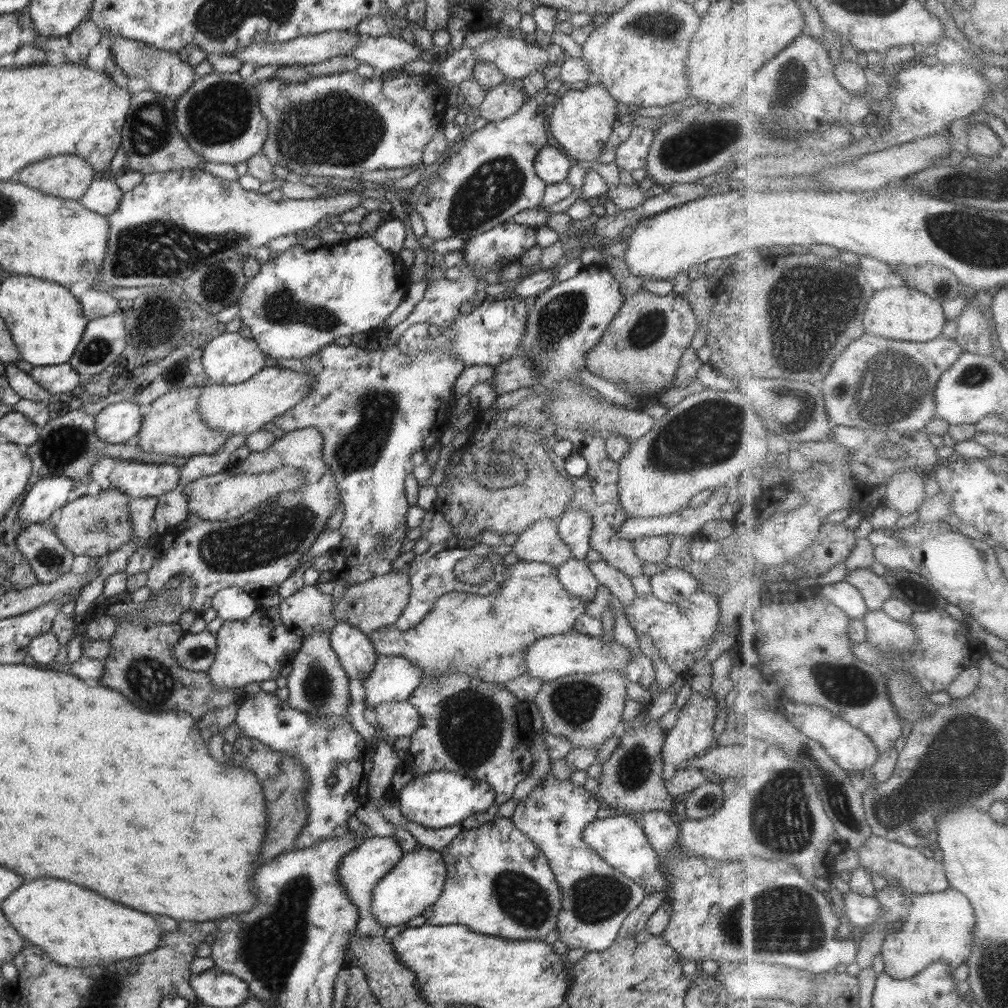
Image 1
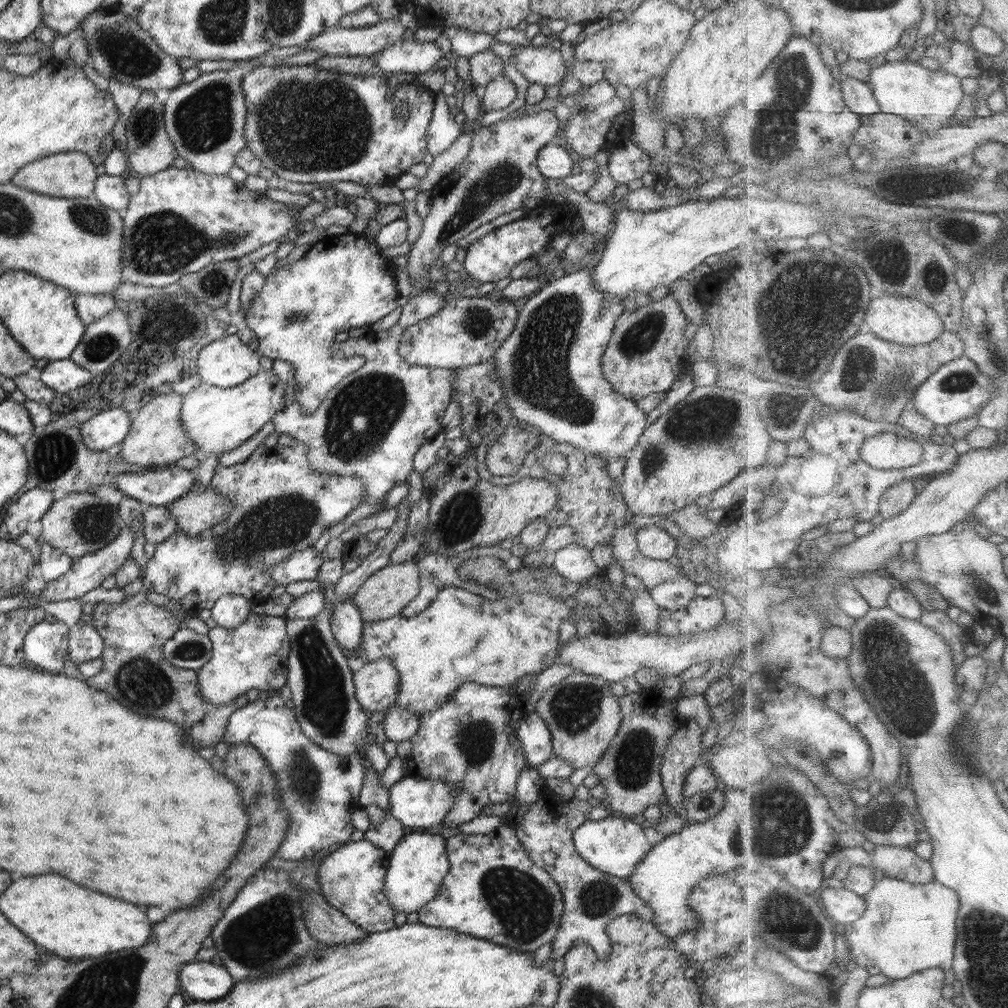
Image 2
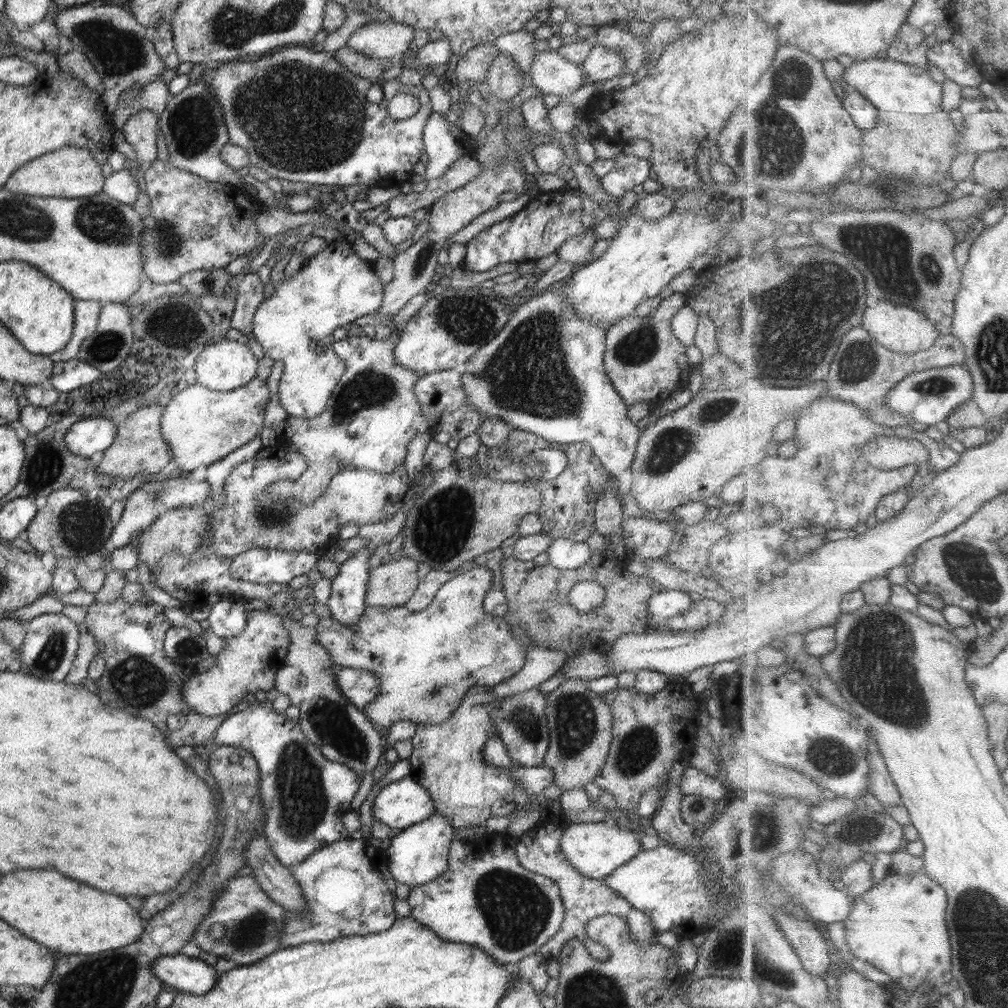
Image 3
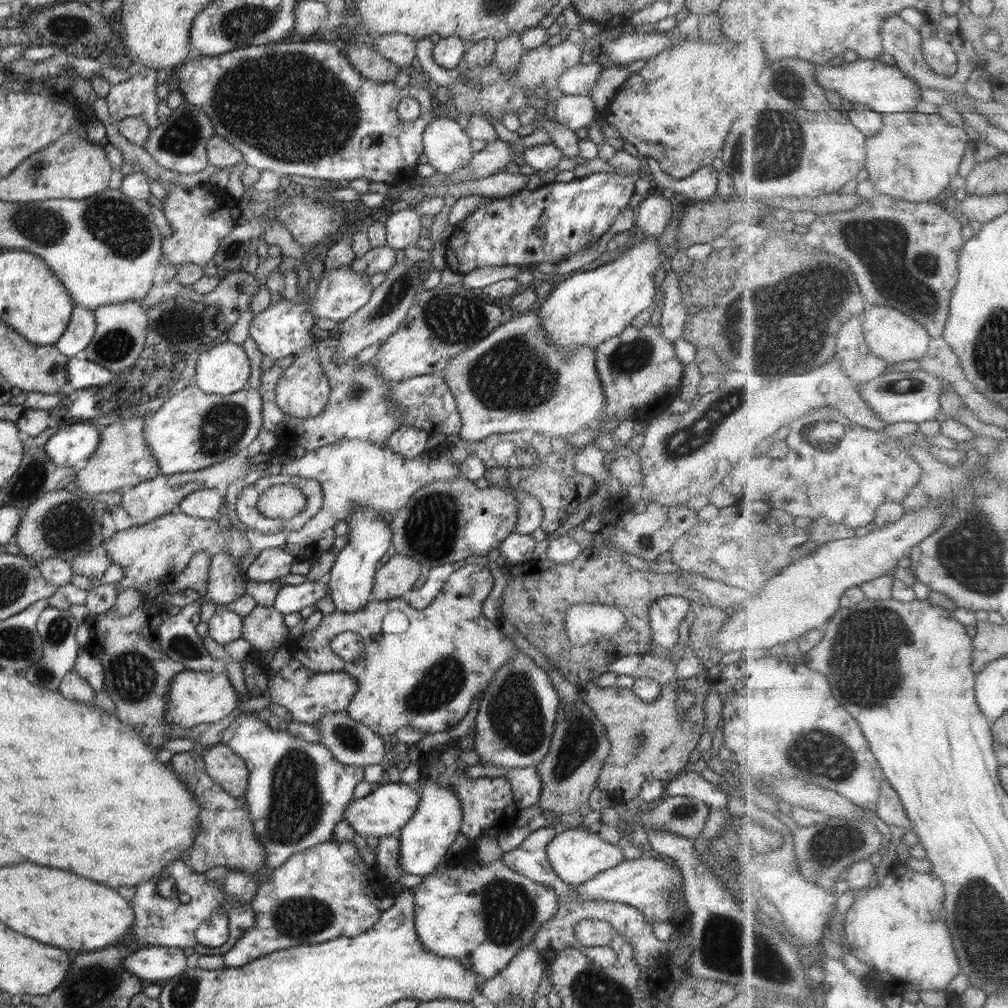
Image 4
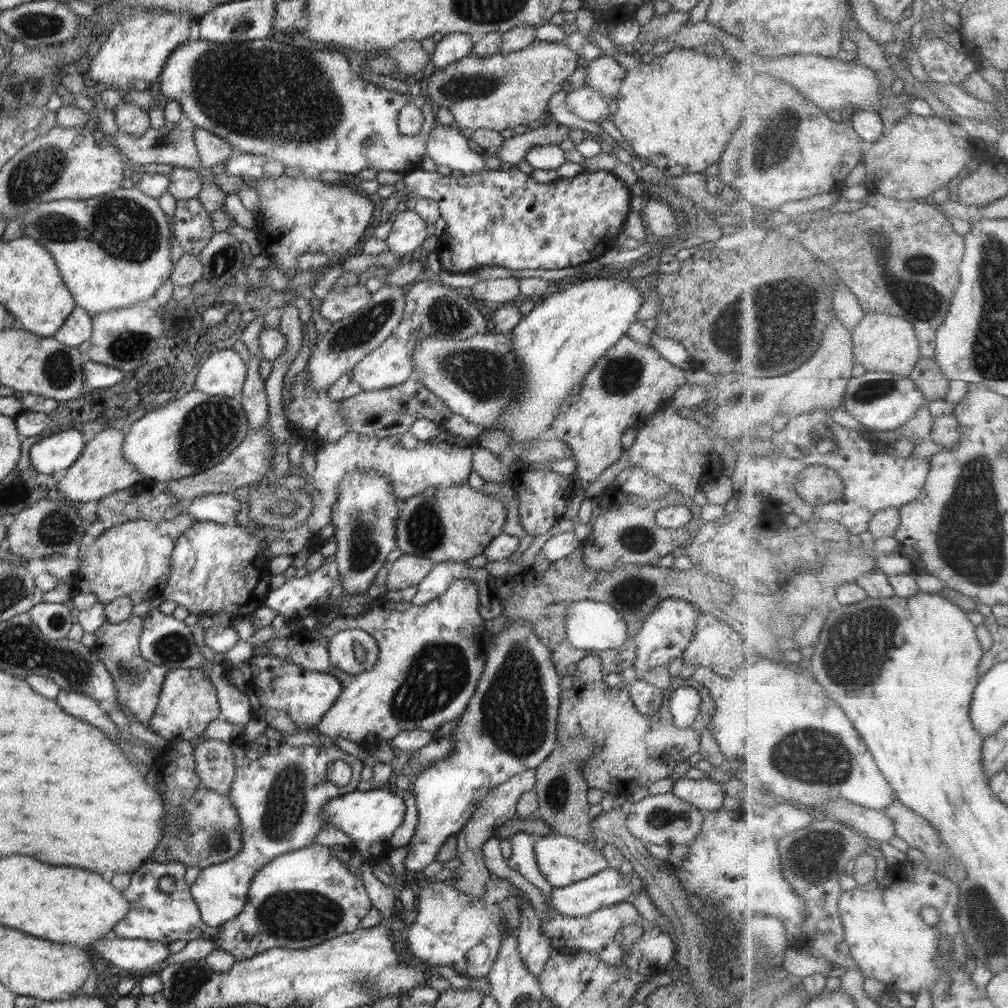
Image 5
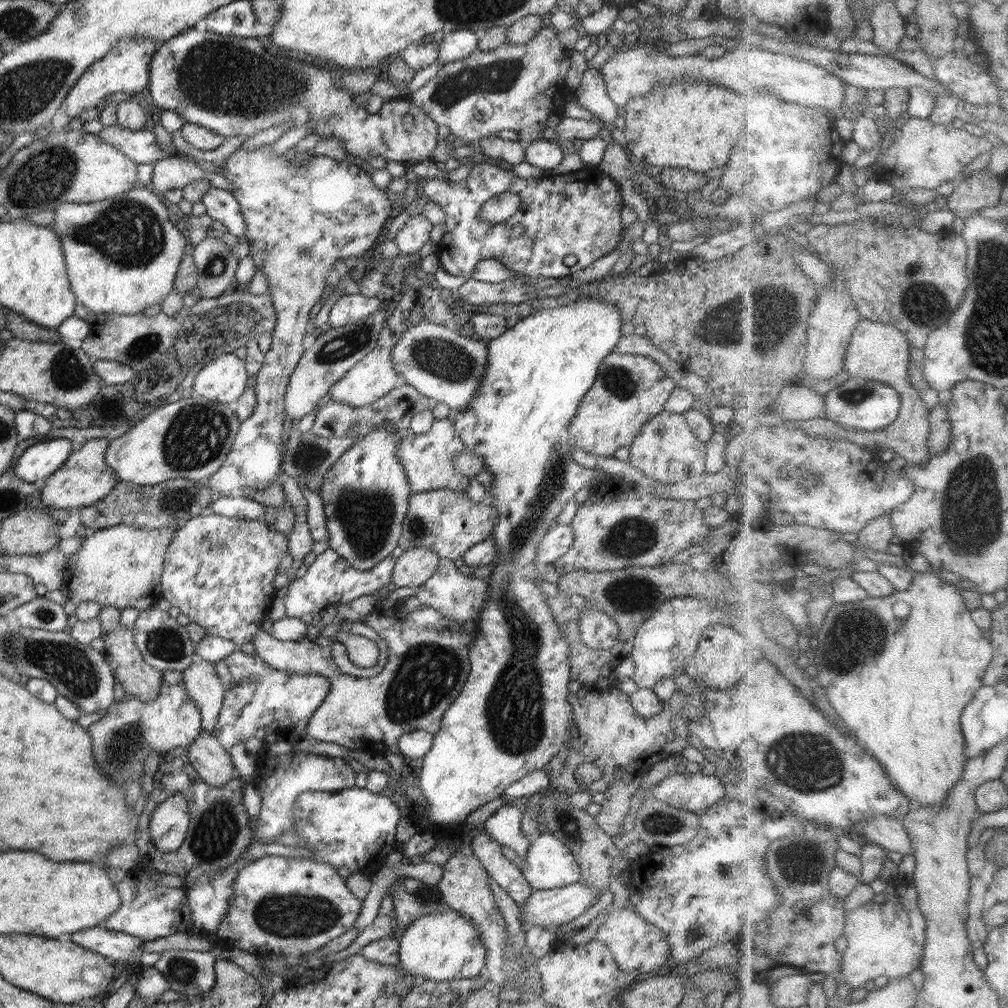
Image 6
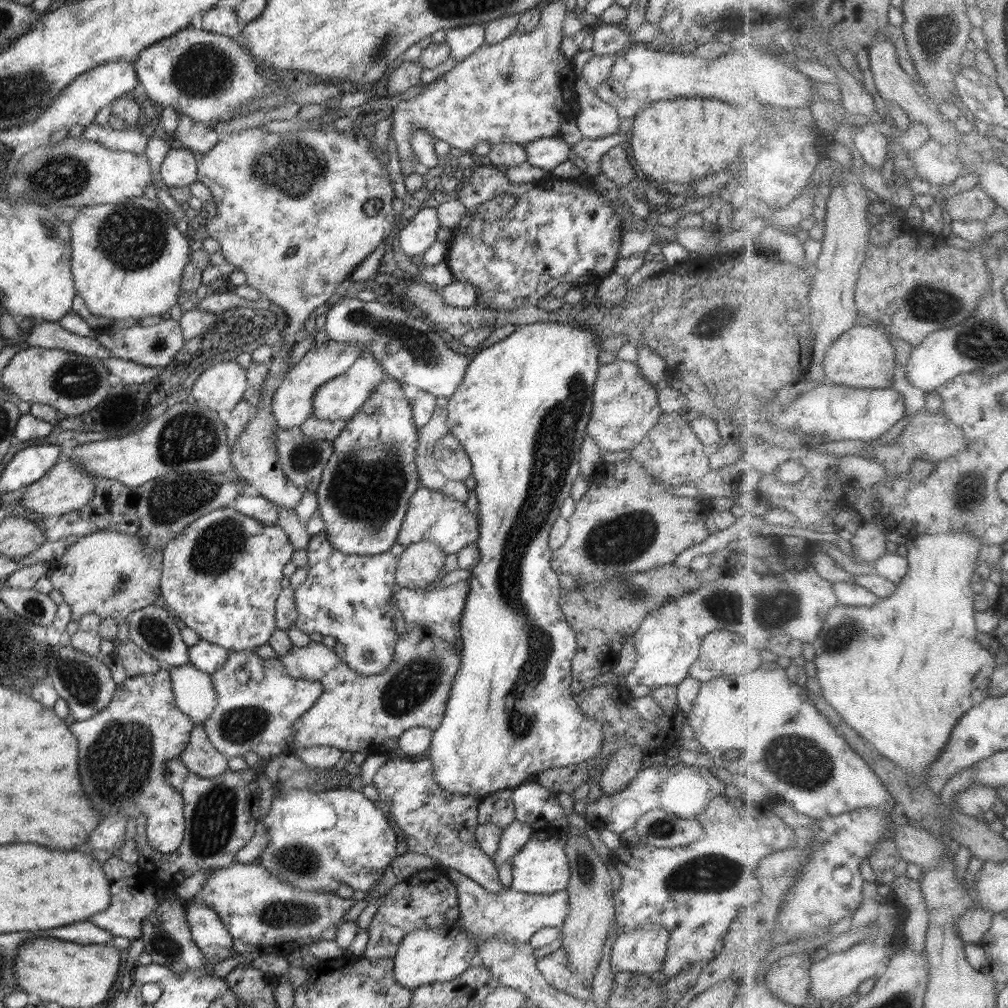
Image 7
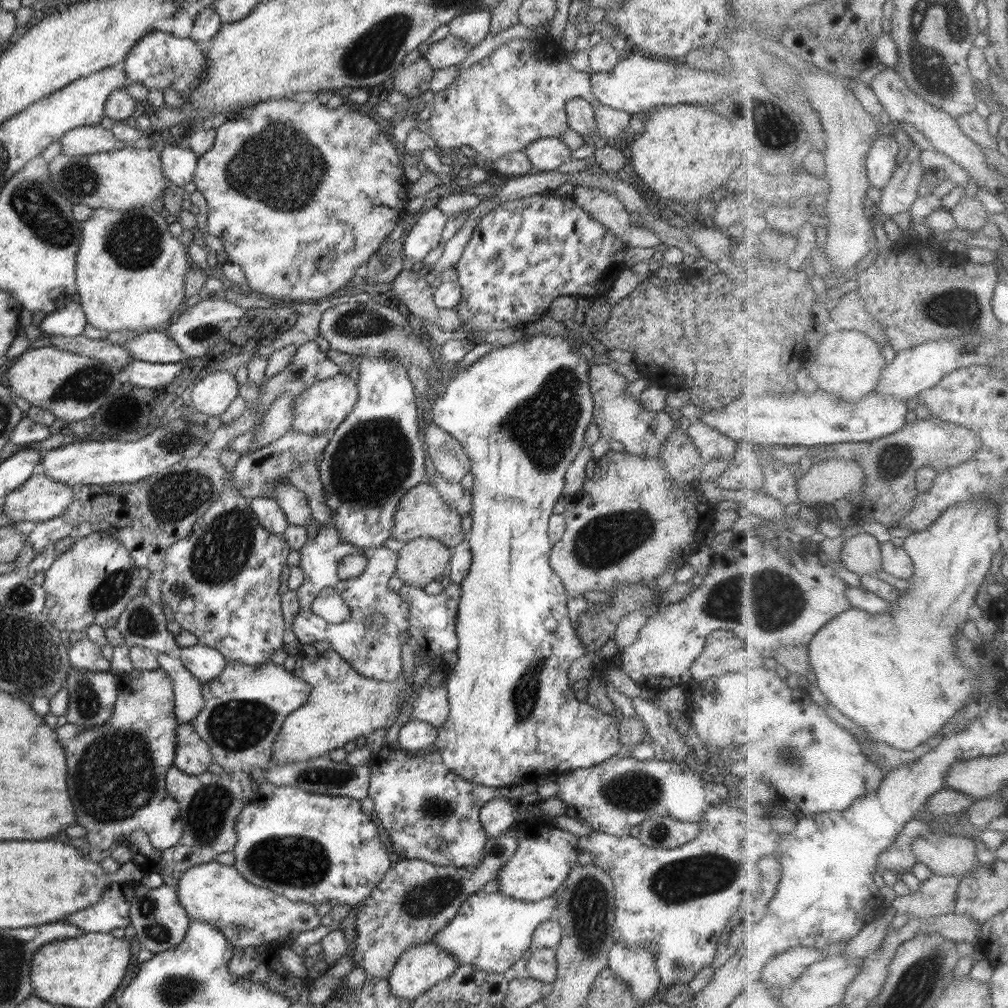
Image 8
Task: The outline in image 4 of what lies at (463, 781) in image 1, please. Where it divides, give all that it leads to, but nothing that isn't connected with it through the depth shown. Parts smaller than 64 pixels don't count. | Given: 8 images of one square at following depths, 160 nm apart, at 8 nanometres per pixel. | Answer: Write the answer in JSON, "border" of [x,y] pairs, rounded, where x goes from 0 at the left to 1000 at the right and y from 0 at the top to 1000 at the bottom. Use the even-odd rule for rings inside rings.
{"border":[[[383,774],[373,785],[346,796],[341,801],[340,813],[351,822],[352,827],[357,827],[362,832],[365,829],[371,829],[371,831],[392,829],[396,831],[398,821],[406,815],[406,812],[409,812],[416,796],[417,789],[411,782],[403,777],[389,777]]]}

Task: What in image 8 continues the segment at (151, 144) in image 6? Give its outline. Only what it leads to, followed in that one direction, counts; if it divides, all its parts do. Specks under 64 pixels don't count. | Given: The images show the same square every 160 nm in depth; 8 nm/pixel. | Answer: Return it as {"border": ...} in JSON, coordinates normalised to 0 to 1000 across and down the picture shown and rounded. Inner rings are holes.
{"border":[[[100,123],[95,125],[78,125],[65,131],[59,140],[61,152],[64,153],[64,155],[83,155],[84,153],[107,151],[131,144],[117,139],[109,128],[103,128]]]}

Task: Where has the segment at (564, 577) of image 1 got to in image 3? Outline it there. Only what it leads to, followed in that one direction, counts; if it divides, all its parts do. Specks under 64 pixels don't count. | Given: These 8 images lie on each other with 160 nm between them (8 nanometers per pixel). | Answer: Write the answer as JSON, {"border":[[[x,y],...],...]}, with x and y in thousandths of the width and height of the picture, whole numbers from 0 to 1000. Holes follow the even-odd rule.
{"border":[[[550,535],[542,546],[545,559],[558,565],[569,565],[579,562],[586,553],[587,546],[581,537],[567,535]]]}

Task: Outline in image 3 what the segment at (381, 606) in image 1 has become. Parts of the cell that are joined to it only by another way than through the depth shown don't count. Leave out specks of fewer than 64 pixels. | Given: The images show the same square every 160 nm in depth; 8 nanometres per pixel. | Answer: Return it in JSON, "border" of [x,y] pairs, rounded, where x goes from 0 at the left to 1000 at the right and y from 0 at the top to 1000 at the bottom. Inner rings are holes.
{"border":[[[403,552],[369,563],[363,599],[370,602],[399,601],[414,586],[415,557]]]}

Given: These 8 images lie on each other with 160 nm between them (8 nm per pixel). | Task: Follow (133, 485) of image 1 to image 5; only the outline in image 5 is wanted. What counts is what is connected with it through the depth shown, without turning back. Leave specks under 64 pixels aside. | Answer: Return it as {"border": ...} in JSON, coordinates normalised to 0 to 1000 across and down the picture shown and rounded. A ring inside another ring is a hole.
{"border":[[[206,490],[188,497],[188,511],[196,518],[232,519],[241,501],[230,490]]]}

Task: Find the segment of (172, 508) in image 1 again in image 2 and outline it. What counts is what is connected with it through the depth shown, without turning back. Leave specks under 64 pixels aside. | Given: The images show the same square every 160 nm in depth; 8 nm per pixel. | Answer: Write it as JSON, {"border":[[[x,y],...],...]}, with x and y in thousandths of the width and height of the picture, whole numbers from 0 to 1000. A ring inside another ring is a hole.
{"border":[[[168,500],[161,502],[145,502],[143,510],[144,538],[159,540],[164,534],[175,529],[175,515],[167,509]]]}

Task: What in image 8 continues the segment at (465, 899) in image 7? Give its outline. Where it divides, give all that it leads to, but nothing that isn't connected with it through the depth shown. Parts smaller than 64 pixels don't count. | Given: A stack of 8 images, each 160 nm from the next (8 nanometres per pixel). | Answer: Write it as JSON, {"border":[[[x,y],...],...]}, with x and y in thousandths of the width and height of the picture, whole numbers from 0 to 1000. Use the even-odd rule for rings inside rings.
{"border":[[[476,884],[460,894],[448,915],[431,928],[429,934],[437,942],[445,944],[454,957],[465,956],[478,964],[500,966],[520,948],[530,923],[552,910],[555,895],[556,891],[548,889],[524,896],[512,894],[496,885],[482,887]]]}

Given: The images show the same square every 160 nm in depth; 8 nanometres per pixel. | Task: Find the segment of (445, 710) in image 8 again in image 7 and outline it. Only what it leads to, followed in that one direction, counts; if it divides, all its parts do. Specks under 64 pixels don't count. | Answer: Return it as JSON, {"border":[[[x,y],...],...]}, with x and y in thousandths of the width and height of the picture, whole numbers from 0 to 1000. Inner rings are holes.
{"border":[[[403,617],[403,619],[403,630],[396,631],[391,654],[379,669],[361,671],[349,665],[334,651],[331,644],[323,642],[314,632],[304,641],[290,640],[284,650],[277,652],[274,649],[274,653],[280,657],[280,661],[290,673],[315,676],[320,683],[312,700],[305,704],[291,720],[293,743],[328,740],[328,742],[351,747],[363,745],[367,740],[380,738],[385,732],[393,734],[397,728],[409,721],[425,721],[431,725],[437,720],[448,676],[456,663],[456,650],[452,648],[450,637],[432,631],[426,625],[422,625],[422,621],[412,617]]]}

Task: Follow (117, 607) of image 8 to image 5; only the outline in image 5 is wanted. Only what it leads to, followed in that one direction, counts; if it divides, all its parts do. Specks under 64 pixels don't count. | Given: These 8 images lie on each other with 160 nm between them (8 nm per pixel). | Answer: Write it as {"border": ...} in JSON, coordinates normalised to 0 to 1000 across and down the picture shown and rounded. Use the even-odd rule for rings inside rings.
{"border":[[[176,511],[168,516],[135,515],[113,521],[95,533],[92,540],[78,545],[78,563],[69,575],[74,588],[93,589],[101,599],[128,591],[133,600],[161,590],[168,572],[175,535],[193,520],[194,516],[190,512]]]}

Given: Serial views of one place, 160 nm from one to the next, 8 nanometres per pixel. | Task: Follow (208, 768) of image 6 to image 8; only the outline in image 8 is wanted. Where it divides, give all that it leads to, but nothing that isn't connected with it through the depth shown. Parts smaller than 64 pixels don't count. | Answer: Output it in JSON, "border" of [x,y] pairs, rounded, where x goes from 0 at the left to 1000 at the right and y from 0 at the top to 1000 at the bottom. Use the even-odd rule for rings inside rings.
{"border":[[[179,717],[175,721],[175,744],[172,760],[188,769],[197,769],[205,765],[206,759],[211,757],[208,741],[198,729],[188,720],[188,717]]]}

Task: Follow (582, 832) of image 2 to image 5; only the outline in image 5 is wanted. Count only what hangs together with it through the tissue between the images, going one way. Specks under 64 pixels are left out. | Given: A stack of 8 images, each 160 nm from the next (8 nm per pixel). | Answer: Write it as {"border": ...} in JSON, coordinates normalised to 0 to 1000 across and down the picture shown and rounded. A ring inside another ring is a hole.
{"border":[[[554,827],[535,830],[530,838],[534,862],[536,862],[536,866],[540,868],[540,872],[548,881],[565,879],[603,862],[604,857],[595,844],[593,840],[589,842],[588,839],[581,839],[570,831],[563,831]]]}

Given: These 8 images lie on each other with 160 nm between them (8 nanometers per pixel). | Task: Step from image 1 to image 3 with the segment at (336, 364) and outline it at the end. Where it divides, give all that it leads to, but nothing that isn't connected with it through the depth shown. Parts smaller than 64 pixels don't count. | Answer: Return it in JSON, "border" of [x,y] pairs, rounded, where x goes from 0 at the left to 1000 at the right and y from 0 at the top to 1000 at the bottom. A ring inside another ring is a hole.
{"border":[[[349,327],[344,336],[331,338],[328,346],[345,364],[325,397],[323,409],[310,416],[286,412],[278,402],[276,383],[283,361],[273,358],[264,378],[269,395],[263,407],[262,424],[270,426],[276,435],[284,435],[288,440],[292,440],[307,460],[306,466],[293,476],[291,482],[278,482],[276,477],[268,481],[268,490],[276,499],[295,497],[309,500],[322,488],[337,461],[379,470],[390,469],[393,462],[402,458],[403,442],[407,437],[414,431],[427,429],[423,413],[419,412],[411,390],[415,375],[421,372],[401,366],[392,358],[390,343],[394,331],[383,328],[379,333],[369,336]]]}

